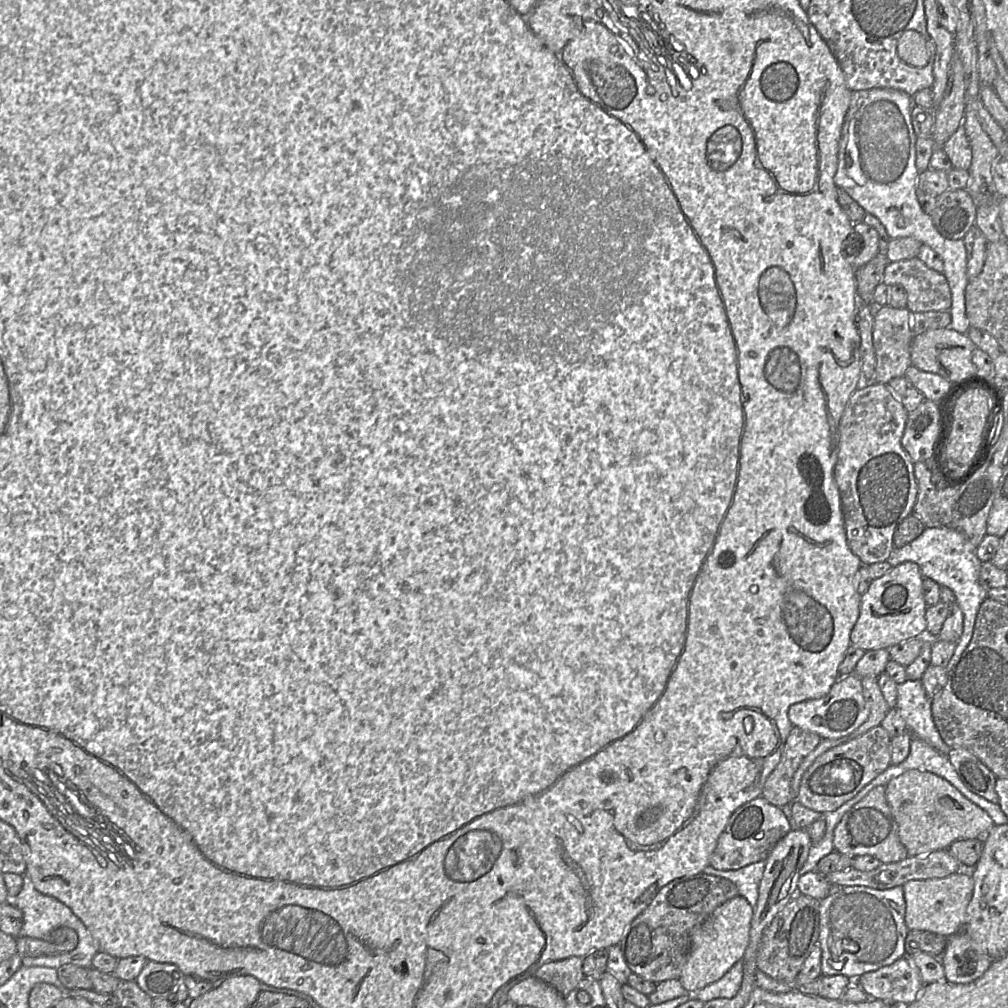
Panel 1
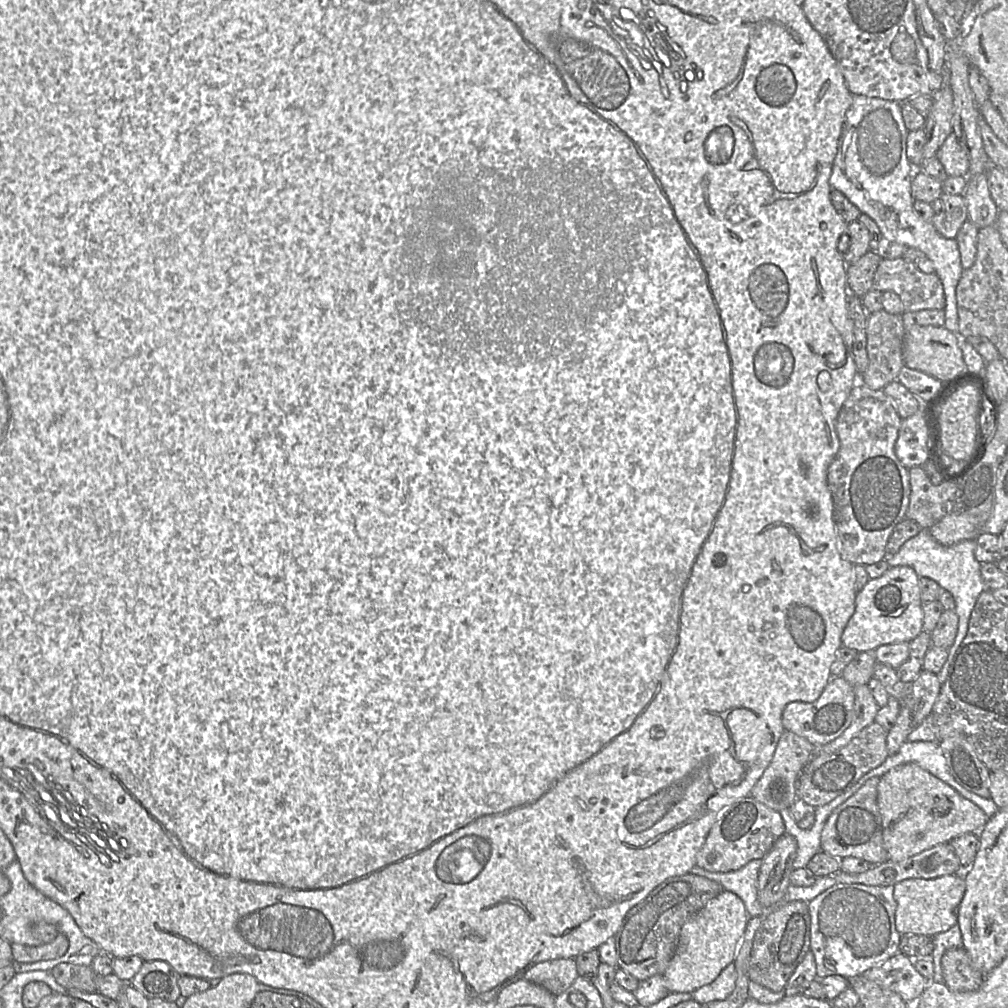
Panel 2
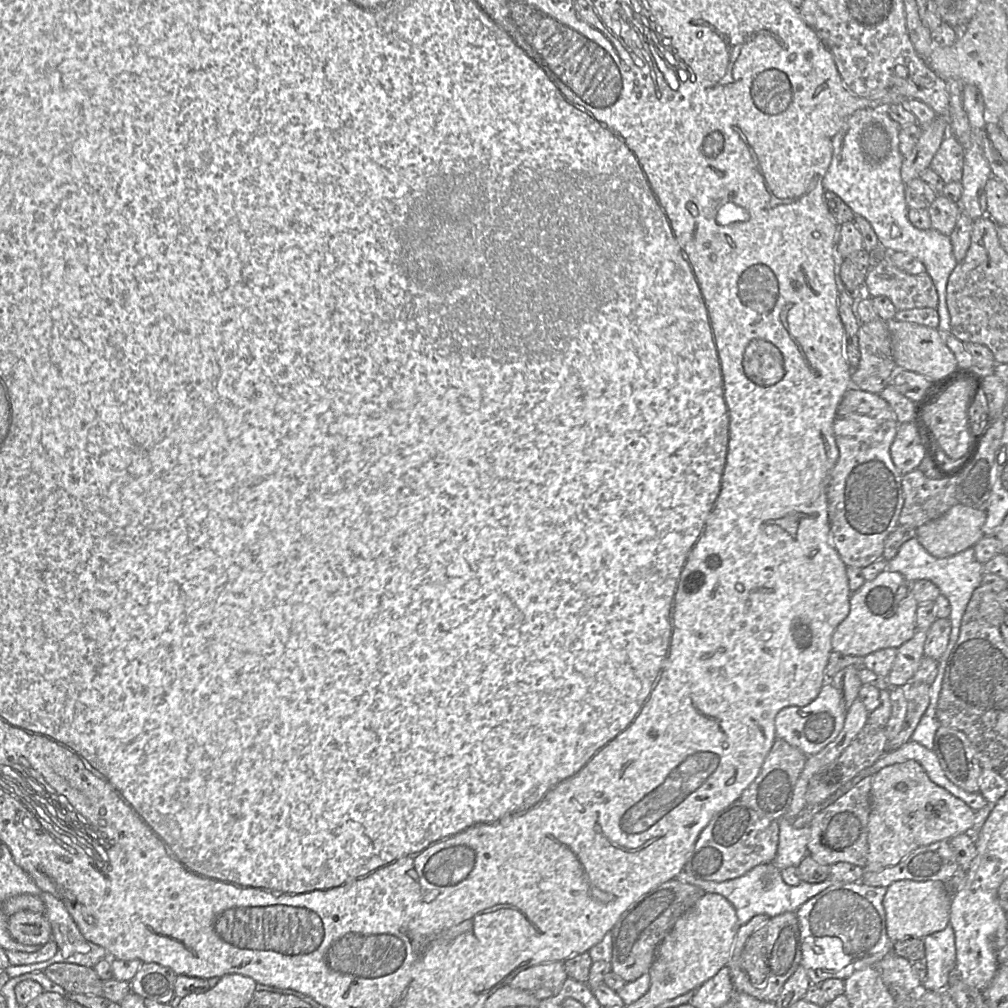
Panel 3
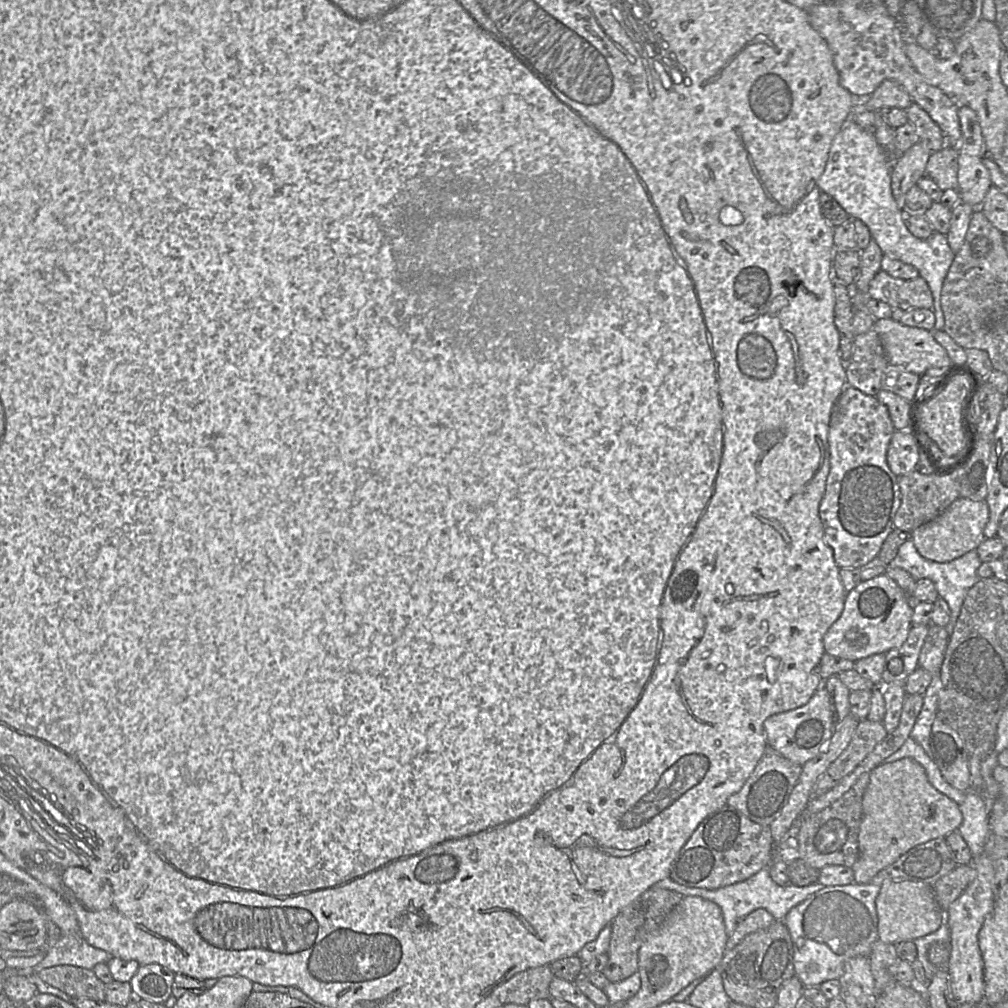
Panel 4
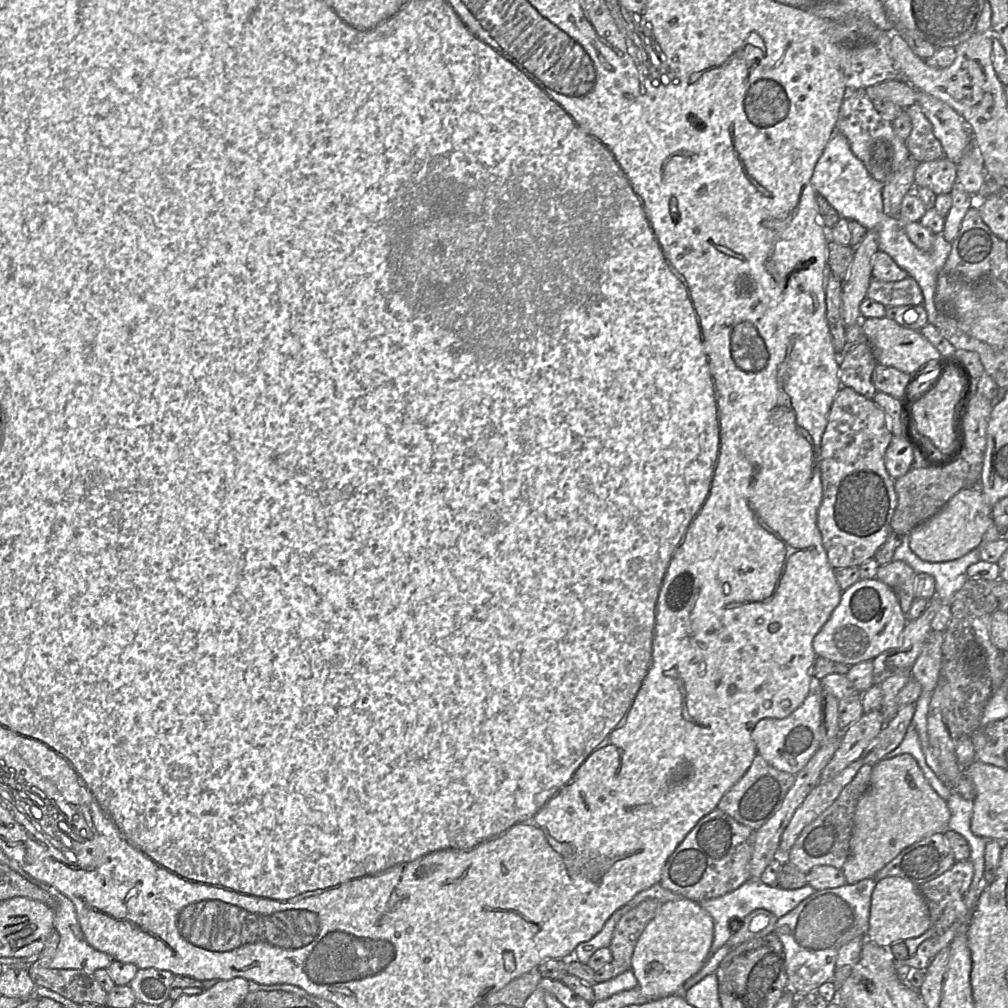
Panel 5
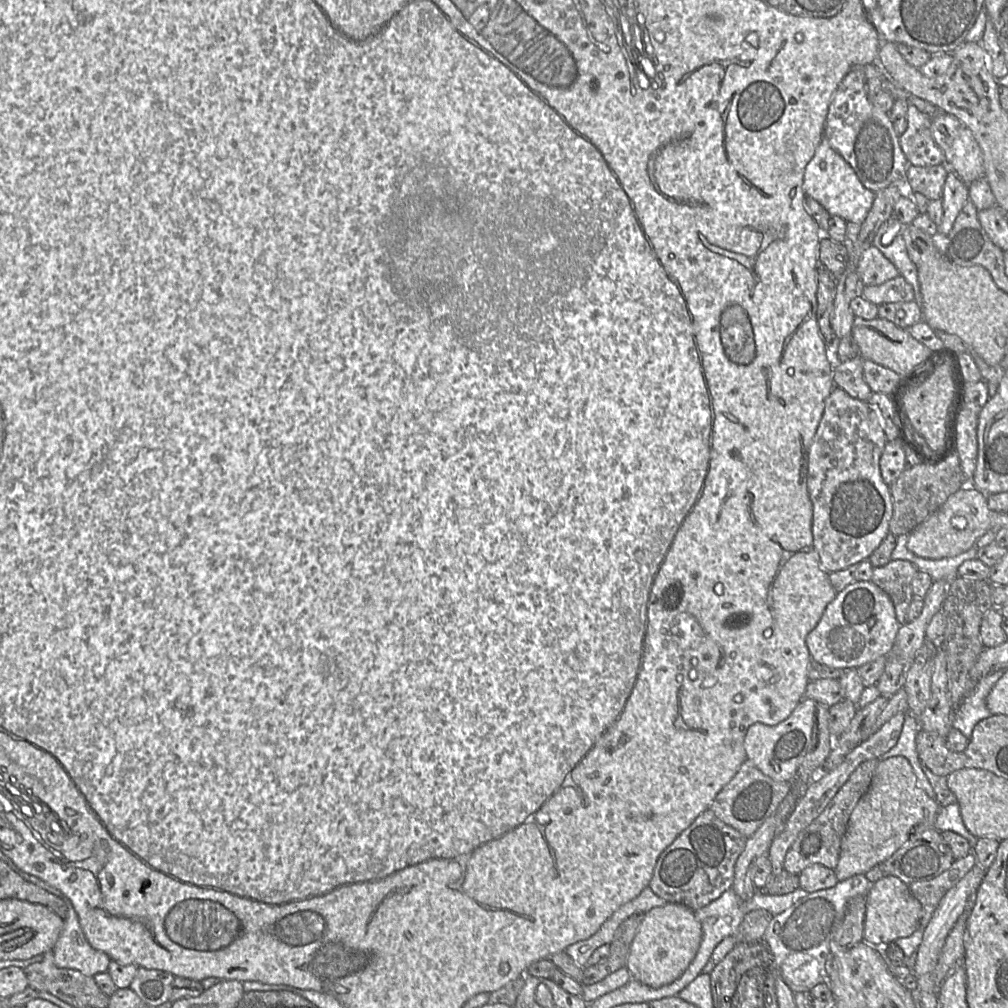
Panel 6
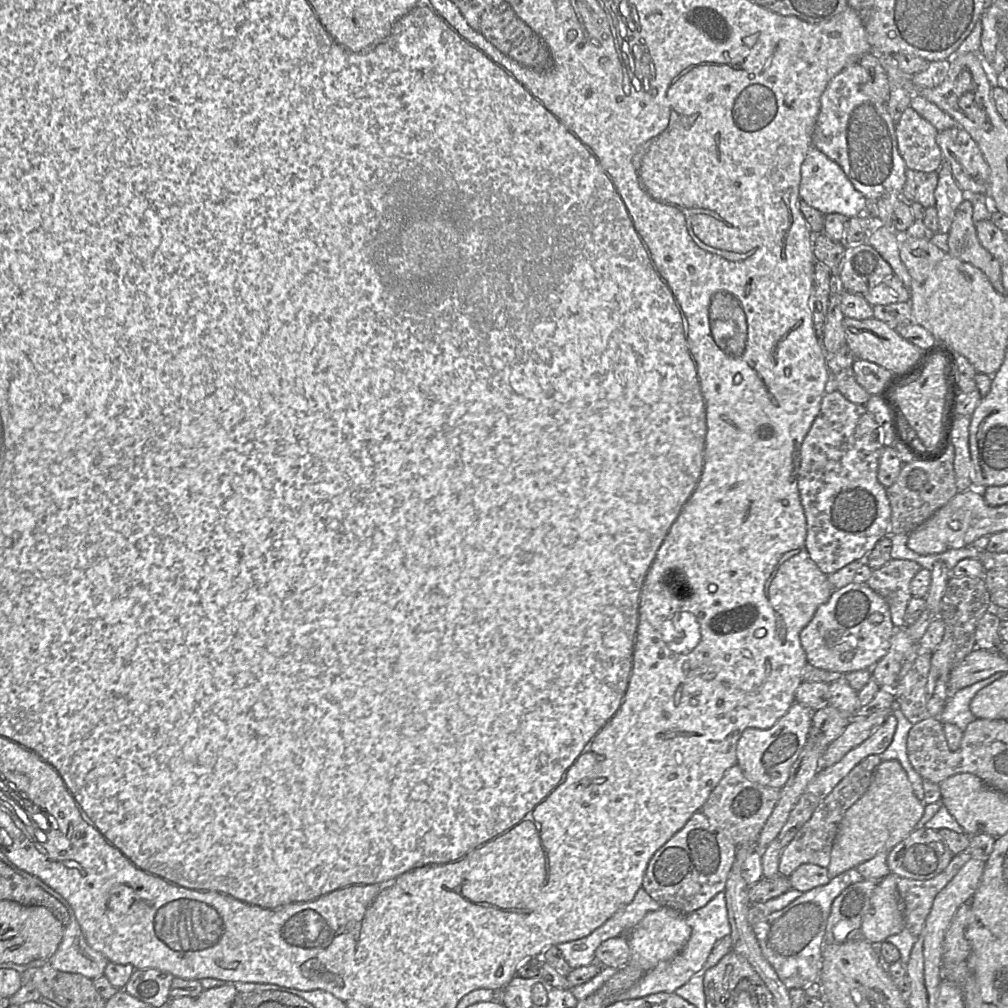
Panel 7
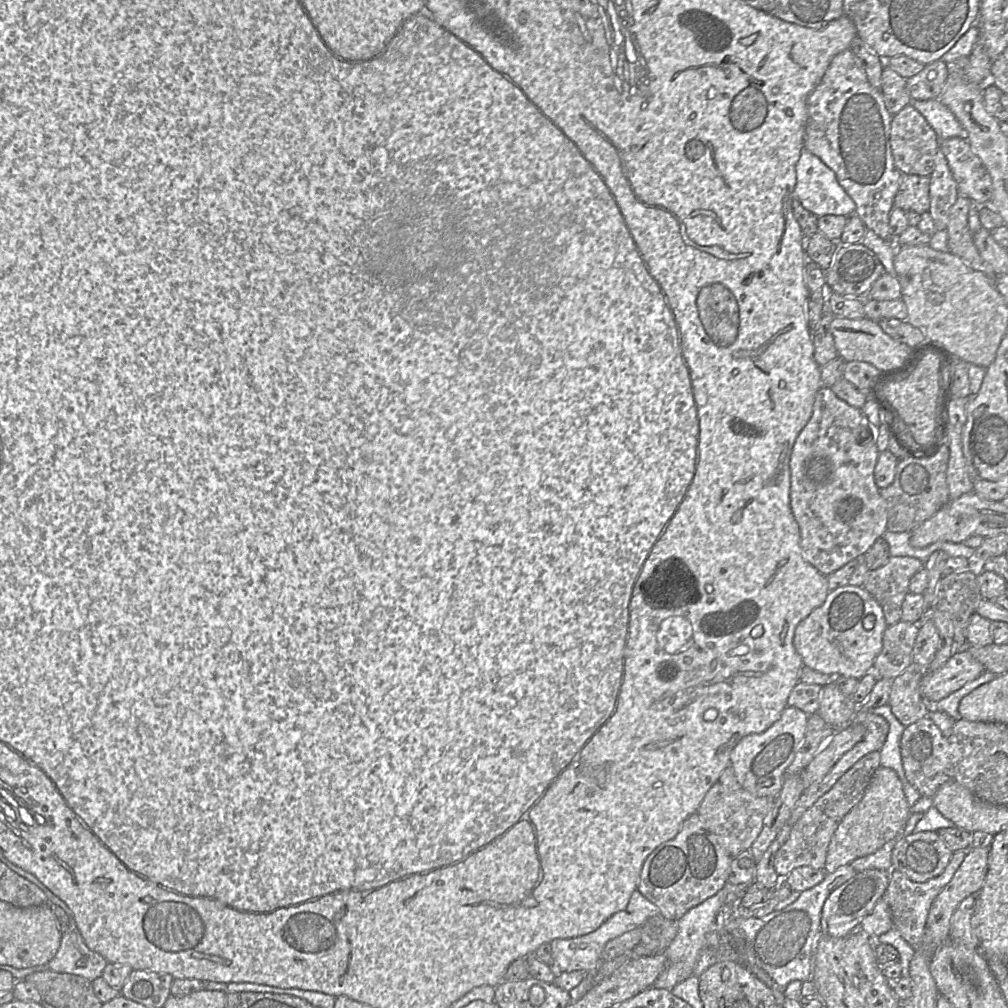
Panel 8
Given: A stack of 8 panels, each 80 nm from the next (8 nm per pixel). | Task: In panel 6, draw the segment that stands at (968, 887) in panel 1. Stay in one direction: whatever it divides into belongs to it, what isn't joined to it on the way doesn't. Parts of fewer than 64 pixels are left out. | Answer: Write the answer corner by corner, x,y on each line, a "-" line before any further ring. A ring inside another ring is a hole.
885,875
872,884
867,894
863,940
874,947
884,947
898,938
908,937
919,928
921,904
906,883
896,876

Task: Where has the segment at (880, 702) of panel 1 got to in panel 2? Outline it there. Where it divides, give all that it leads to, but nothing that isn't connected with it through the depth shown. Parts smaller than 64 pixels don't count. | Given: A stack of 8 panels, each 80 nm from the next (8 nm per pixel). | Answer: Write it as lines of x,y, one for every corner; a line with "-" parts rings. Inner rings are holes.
868,685
855,687
854,692
855,703
852,723
837,739
822,747
816,747
814,756
835,753
846,746
860,731
875,722
875,716
880,707

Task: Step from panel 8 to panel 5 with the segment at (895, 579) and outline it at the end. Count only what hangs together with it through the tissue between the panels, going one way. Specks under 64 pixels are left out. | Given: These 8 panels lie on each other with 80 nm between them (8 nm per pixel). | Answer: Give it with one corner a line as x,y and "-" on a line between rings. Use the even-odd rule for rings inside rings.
892,561
886,565
879,566
876,577
888,585
897,595
901,609
905,615
915,597
916,572
903,561

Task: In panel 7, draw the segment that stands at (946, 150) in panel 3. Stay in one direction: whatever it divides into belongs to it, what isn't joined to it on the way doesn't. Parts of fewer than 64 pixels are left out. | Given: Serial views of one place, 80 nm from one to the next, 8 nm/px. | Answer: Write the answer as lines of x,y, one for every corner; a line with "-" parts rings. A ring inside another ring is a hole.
906,170
906,180
901,198
909,203
918,202
925,208
935,205
935,189
938,183
938,172
921,172

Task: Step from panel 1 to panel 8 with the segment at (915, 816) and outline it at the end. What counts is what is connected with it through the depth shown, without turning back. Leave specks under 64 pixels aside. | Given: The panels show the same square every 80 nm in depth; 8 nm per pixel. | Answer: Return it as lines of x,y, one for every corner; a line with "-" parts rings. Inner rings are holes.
880,766
874,773
862,799
843,817
828,846
824,871
835,872
853,860
872,854
885,843
900,838
912,814
897,773

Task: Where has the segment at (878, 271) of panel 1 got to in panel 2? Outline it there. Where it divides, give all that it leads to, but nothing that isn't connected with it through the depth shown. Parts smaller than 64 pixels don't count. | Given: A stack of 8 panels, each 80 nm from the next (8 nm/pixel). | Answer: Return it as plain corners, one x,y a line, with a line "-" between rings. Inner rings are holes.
869,250
856,262
847,265
847,287
851,296
862,298
871,288
882,253

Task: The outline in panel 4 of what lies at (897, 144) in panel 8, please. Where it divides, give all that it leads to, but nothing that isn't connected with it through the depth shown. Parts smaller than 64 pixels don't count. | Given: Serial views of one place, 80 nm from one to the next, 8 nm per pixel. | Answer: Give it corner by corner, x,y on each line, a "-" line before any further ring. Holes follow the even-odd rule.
914,102
905,110
909,122
915,127
918,141
925,144
932,153
941,150
945,146
943,133
929,114

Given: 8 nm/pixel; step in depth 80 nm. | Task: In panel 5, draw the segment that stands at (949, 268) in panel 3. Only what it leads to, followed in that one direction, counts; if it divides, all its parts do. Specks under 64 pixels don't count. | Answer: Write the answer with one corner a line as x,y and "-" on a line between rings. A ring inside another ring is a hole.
835,132
825,146
817,161
811,184
815,191
823,196
838,212
840,217
859,222
867,230
877,233
878,248
888,254
896,264
908,273
921,287
928,323
934,324
937,318
935,293
938,277
951,251
951,244
942,233
934,234
932,248
929,251
920,250
908,237
904,225
898,217
891,217
883,212
882,189
884,183
875,180
864,164
854,155
845,136

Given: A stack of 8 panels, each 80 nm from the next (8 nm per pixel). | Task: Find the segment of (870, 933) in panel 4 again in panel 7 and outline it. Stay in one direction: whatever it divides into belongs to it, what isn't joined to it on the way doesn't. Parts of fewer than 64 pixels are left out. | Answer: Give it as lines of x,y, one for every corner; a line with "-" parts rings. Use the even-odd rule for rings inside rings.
849,869
830,879
828,884
804,892
783,909
771,913
761,922
751,926
763,956
788,989
804,990
819,980
826,925
832,903
844,889
863,879
857,869

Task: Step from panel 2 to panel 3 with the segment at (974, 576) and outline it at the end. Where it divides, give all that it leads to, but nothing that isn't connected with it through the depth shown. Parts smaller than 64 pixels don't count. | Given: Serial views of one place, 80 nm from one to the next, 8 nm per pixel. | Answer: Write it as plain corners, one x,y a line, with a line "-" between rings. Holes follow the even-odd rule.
916,537
906,541
891,560
886,561
886,569
902,574
907,580
930,580
950,602
951,633
946,650
952,650
960,631
961,620
974,590
982,584
983,564
975,558
974,547
947,558
937,558
929,554

